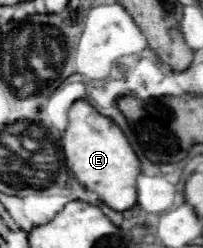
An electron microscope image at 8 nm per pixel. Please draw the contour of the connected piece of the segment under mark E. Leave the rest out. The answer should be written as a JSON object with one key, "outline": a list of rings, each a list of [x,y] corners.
{"outline":[[[76,100],[68,116],[70,124],[62,136],[62,148],[74,176],[88,190],[94,190],[112,210],[130,210],[136,204],[136,176],[140,174],[140,160],[124,132],[110,118],[98,114],[86,100]]]}

